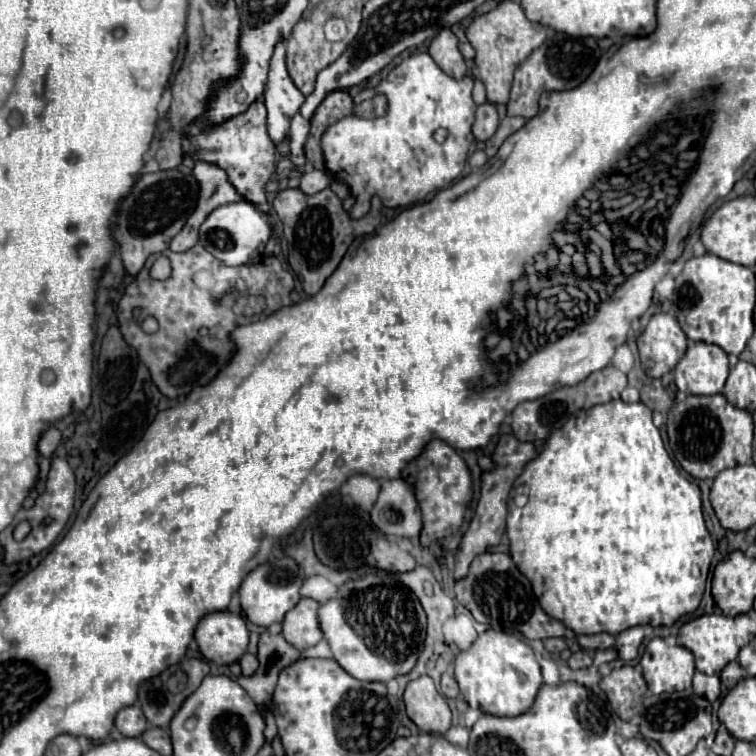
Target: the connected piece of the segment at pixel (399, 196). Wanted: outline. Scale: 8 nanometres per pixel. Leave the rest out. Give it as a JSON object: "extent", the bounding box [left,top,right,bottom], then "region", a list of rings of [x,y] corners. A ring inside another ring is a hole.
{"extent":[321,53,477,219],"region":[[[415,53],[407,57],[405,61],[401,61],[397,67],[393,67],[389,75],[381,79],[375,87],[361,89],[357,93],[357,101],[365,101],[383,93],[389,103],[387,113],[377,119],[347,115],[339,119],[337,123],[329,125],[329,129],[321,137],[321,149],[323,149],[327,173],[333,179],[345,183],[357,201],[353,209],[349,211],[351,219],[361,219],[363,215],[369,213],[373,195],[379,195],[381,203],[389,209],[409,207],[423,201],[429,193],[445,189],[449,183],[453,183],[461,175],[471,141],[473,141],[471,125],[475,119],[475,109],[477,109],[477,105],[471,99],[471,89],[473,89],[473,79],[469,75],[457,81],[449,77],[447,73],[443,73],[435,65],[435,61],[429,57],[429,53]],[[439,127],[445,127],[449,131],[447,141],[441,145],[433,139],[433,131]]]}

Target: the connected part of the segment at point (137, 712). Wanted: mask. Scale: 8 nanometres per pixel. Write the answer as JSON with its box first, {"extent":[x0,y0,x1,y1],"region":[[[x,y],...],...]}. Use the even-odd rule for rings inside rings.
{"extent":[115,703,147,737],"region":[[[137,703],[123,707],[115,715],[115,729],[125,737],[139,737],[145,727],[147,727],[147,719],[145,719],[145,725],[143,725],[143,711],[139,709]]]}

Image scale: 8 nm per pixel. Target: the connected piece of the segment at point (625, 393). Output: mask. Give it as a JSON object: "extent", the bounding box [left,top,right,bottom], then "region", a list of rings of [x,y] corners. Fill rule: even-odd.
{"extent":[619,377,643,403],"region":[[[627,377],[627,387],[621,391],[621,395],[619,395],[619,399],[623,401],[623,403],[643,403],[641,401],[641,391],[637,389],[637,387],[633,387],[633,385],[629,385],[629,377]]]}

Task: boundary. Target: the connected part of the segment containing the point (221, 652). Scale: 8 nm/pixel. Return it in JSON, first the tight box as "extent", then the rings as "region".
{"extent":[195,611,249,665],"region":[[[231,611],[207,613],[197,629],[195,641],[205,659],[217,665],[229,665],[239,661],[249,643],[249,631],[245,619]]]}

